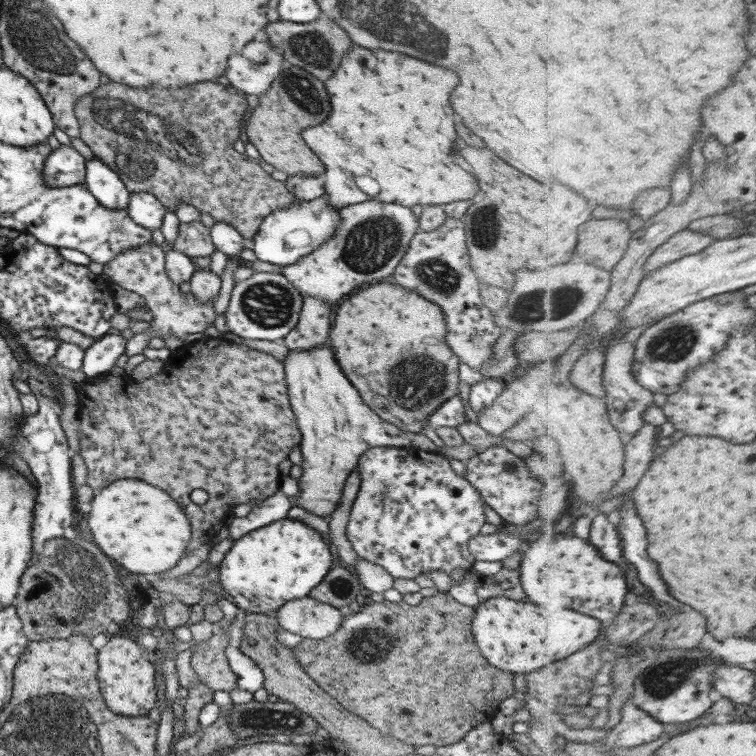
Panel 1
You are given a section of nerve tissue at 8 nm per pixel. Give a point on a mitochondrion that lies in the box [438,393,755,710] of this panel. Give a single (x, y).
(666, 678)

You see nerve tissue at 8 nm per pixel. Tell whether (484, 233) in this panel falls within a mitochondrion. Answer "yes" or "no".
yes

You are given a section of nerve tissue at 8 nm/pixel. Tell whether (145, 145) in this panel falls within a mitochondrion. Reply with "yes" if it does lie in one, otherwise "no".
yes

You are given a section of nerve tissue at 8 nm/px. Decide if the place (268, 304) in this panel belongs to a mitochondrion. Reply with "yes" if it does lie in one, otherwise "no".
yes

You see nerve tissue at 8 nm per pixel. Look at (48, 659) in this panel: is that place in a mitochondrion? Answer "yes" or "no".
no

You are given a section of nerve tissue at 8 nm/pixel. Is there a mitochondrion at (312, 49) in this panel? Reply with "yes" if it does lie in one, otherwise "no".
yes

